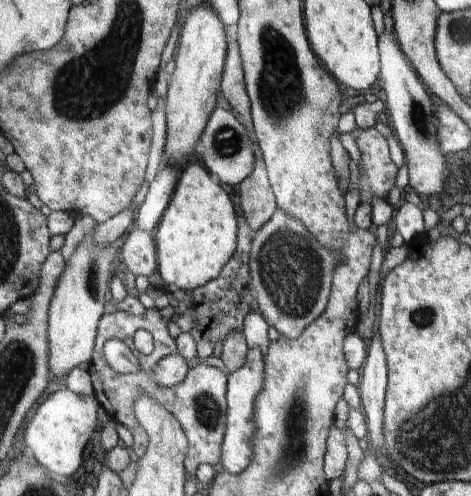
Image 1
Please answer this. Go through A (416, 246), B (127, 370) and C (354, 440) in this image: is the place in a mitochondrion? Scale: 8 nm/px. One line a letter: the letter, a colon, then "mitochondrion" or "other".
A: other
B: other
C: other

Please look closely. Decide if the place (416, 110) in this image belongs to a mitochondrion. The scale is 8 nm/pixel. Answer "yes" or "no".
yes

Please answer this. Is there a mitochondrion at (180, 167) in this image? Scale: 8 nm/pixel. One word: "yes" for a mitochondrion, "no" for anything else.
no

